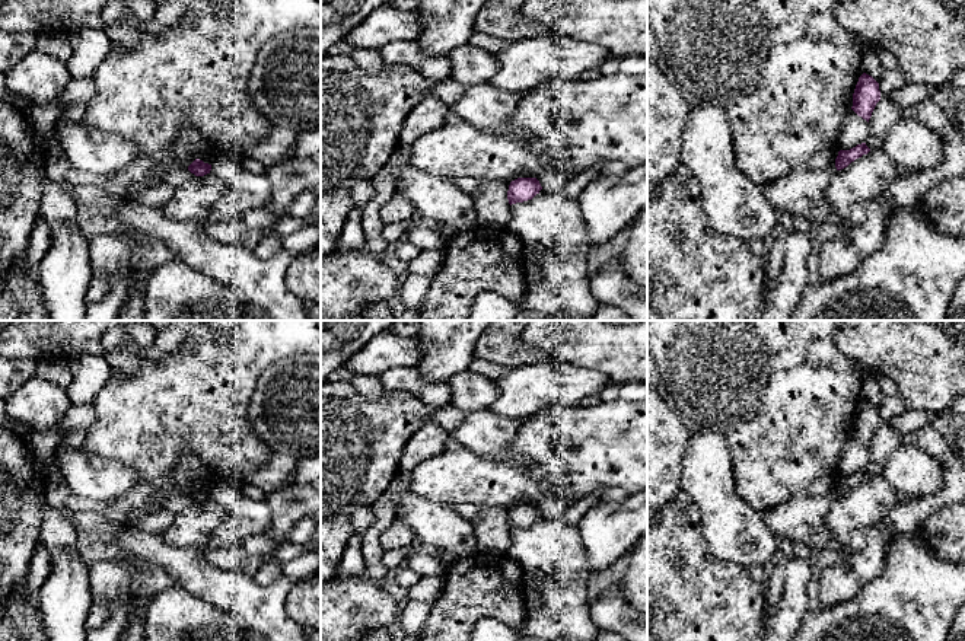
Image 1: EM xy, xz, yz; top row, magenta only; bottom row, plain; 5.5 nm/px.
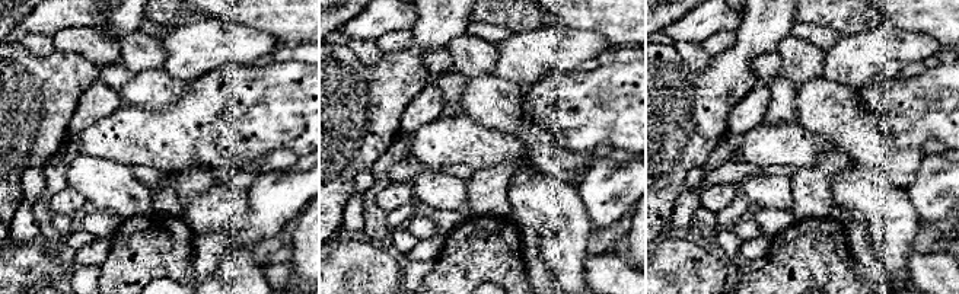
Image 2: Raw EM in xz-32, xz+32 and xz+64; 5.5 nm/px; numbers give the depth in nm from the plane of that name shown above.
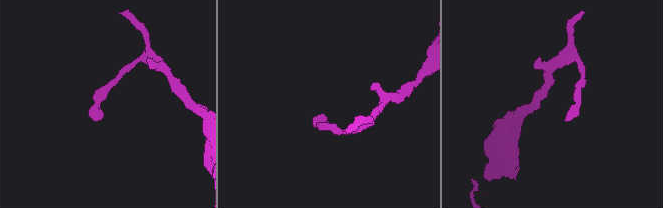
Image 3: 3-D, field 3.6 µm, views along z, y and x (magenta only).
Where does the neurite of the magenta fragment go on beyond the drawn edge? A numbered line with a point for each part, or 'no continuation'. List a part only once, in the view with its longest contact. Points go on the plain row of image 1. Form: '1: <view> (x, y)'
no continuation

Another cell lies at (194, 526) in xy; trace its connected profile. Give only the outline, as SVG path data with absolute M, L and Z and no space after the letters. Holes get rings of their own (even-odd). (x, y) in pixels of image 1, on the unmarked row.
M211 500L195 503L173 514L171 526L162 533L163 539L178 548L197 546L206 549L226 513L226 508Z

